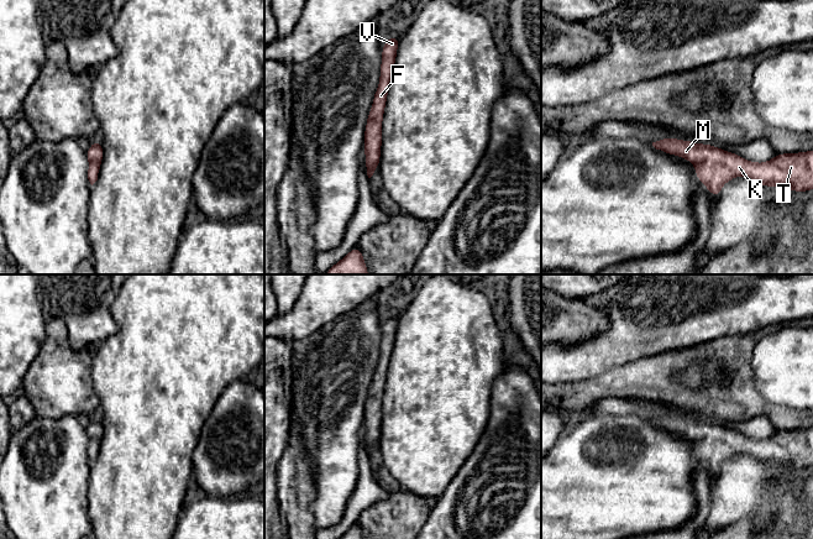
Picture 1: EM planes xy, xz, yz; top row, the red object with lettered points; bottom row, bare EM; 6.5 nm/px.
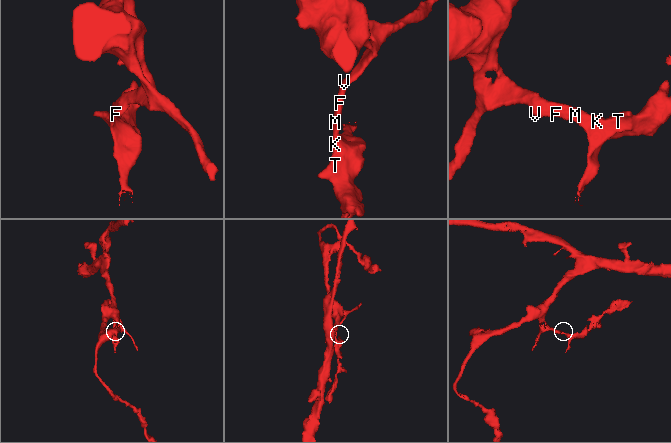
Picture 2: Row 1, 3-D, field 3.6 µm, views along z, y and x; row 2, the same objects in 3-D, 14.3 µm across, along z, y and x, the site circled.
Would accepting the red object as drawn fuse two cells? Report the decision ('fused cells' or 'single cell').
single cell

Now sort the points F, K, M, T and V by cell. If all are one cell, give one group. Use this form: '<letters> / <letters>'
F K M T V

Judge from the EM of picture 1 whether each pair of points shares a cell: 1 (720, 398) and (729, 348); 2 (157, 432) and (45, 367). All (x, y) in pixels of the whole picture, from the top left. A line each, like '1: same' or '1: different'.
1: same
2: different

